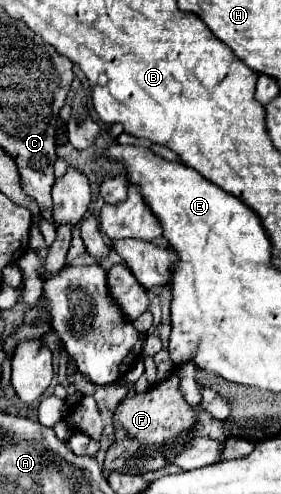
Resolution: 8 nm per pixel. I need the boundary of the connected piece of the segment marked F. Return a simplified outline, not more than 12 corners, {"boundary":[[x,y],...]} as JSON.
{"boundary":[[171,373],[129,395],[113,417],[105,477],[167,465],[165,447],[191,431],[197,409]]}

